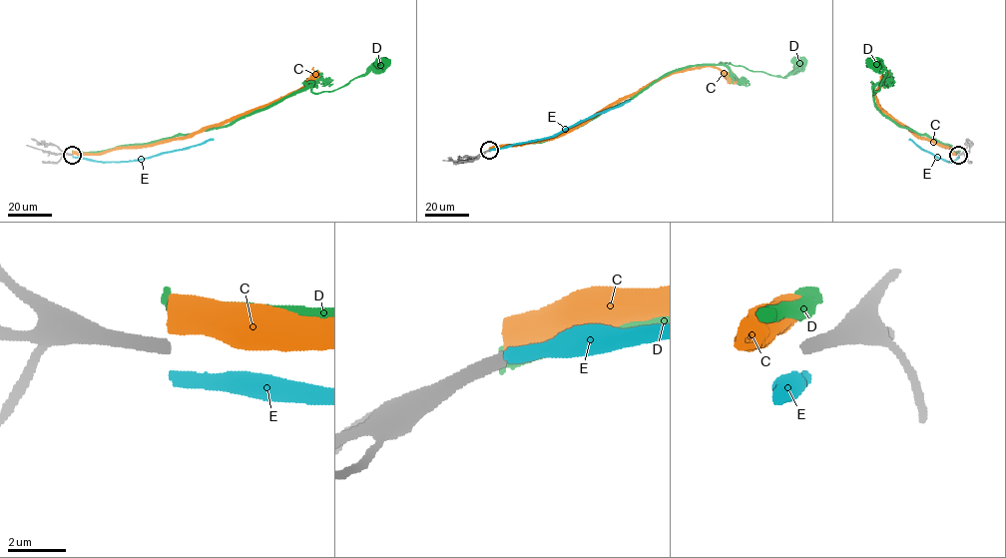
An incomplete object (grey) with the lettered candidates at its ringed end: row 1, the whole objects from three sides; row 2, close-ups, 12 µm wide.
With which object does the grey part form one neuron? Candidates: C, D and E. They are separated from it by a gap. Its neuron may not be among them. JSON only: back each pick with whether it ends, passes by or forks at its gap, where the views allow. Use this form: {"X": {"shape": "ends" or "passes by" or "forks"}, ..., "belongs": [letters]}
{"E": {"shape": "ends"}, "belongs": ["E"]}

